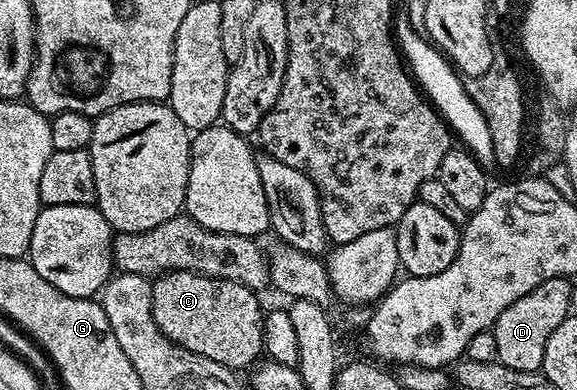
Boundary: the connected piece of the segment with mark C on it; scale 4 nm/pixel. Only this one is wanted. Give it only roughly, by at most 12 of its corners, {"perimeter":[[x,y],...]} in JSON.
{"perimeter":[[172,269],[153,281],[167,339],[248,370],[265,347],[254,290]]}

